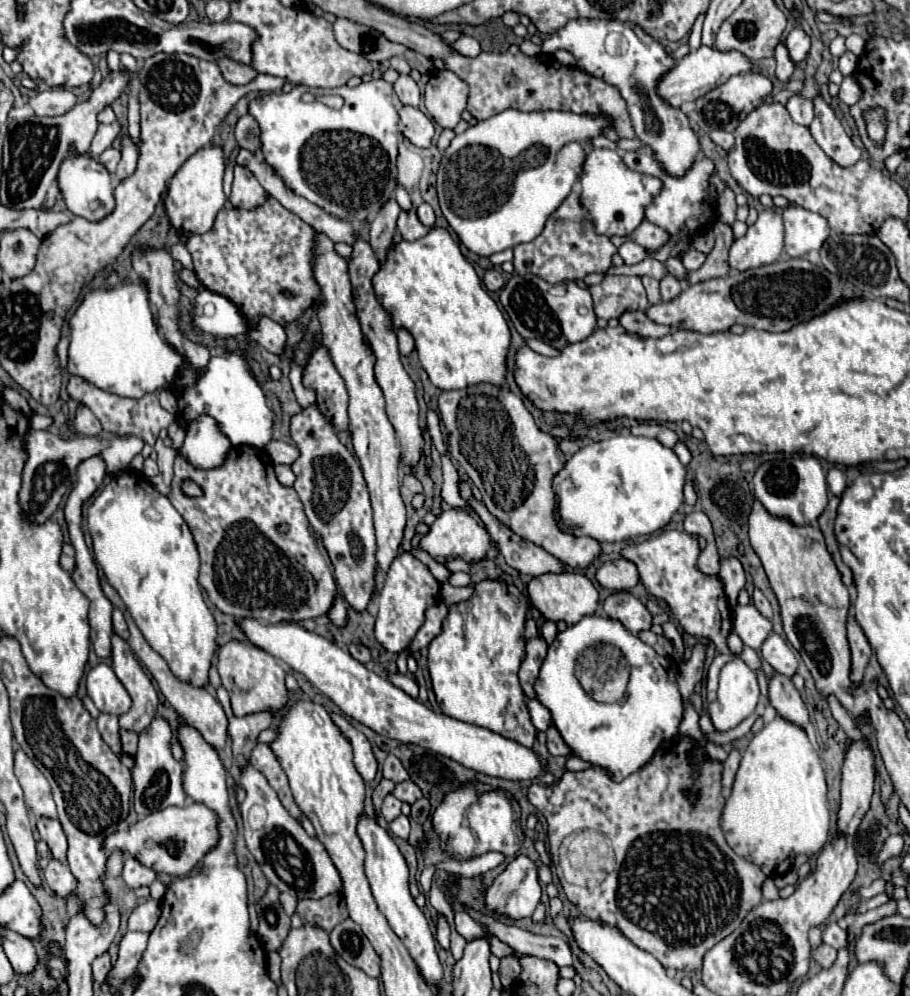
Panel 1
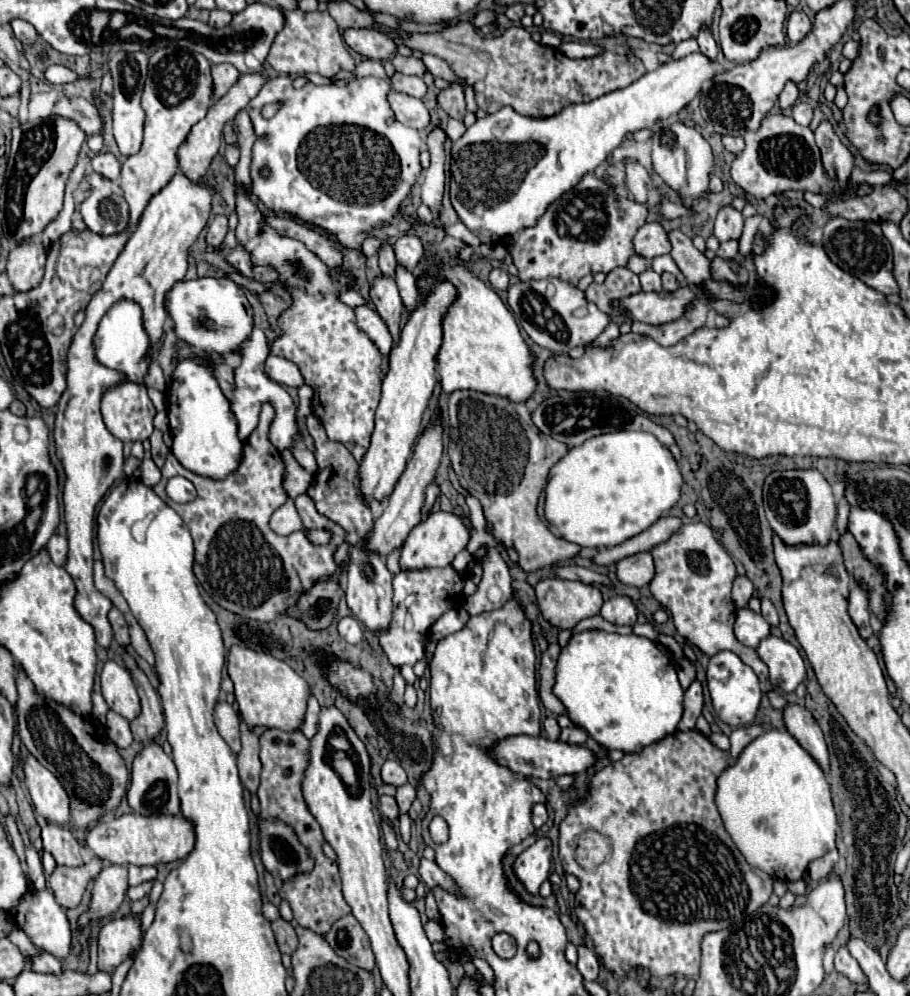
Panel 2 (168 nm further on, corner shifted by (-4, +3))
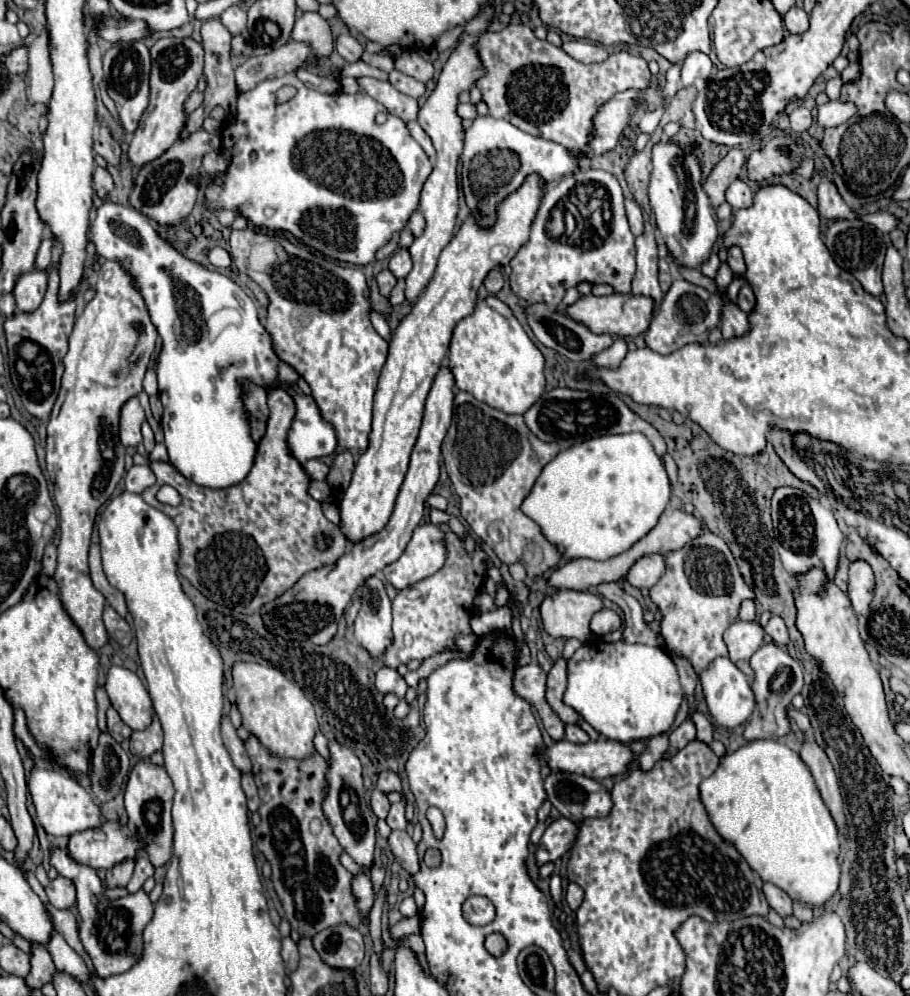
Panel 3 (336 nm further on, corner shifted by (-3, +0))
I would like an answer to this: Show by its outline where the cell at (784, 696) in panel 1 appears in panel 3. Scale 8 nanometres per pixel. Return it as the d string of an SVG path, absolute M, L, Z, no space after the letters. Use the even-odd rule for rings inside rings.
M805 741L799 755L801 755L803 763L809 767L811 775L817 783L817 789L821 793L821 799L827 805L831 817L835 819L839 835L847 839L849 831L847 831L845 813L843 813L843 799L839 793L839 785L837 785L837 777L833 773L833 767L829 765L829 759L825 757L825 753L821 753L821 747L815 745L813 741Z

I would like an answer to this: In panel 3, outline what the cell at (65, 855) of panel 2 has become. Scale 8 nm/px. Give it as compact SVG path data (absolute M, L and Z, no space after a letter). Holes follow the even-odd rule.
M57 849L51 855L51 865L59 871L59 875L71 879L77 887L77 911L79 911L79 939L85 947L85 953L91 957L93 967L99 977L111 977L129 971L143 955L143 929L153 917L153 903L149 895L139 889L137 893L129 893L125 897L105 901L103 885L95 869L87 865L75 863L67 851Z

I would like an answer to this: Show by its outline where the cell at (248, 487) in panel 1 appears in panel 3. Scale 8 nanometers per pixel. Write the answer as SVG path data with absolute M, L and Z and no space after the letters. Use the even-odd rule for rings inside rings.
M281 387L271 389L269 391L269 411L271 411L271 415L267 421L267 433L259 441L253 469L245 477L243 483L227 487L227 489L209 489L209 487L201 487L201 485L195 485L193 481L185 479L171 463L151 461L149 467L155 473L157 481L155 481L155 485L147 487L141 493L141 497L151 507L155 507L155 509L163 511L167 517L171 517L171 521L177 527L179 573L183 577L187 577L187 581L197 591L201 591L205 597L209 597L211 601L231 607L239 613L247 613L247 615L257 613L257 609L261 609L261 605L277 599L281 593L291 589L295 585L295 581L301 575L305 575L307 571L313 571L313 569L319 569L325 565L335 565L337 559L345 553L345 545L347 545L347 539L343 537L339 527L325 519L325 515L321 511L321 503L315 501L307 493L309 475L305 473L303 465L291 455L291 451L287 447L287 431L295 417L295 403L293 403L291 395ZM161 485L171 485L179 491L181 503L177 507L163 505L155 499L155 493L159 491ZM321 535L331 537L331 545L323 551L315 547L315 537L321 537Z

